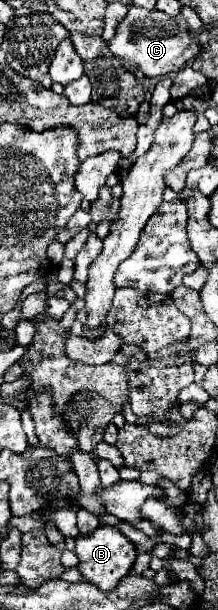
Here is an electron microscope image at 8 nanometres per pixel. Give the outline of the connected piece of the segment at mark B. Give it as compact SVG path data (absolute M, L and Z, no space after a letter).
M108 525L98 527L90 535L78 535L76 537L76 551L74 553L76 553L78 561L80 561L78 563L78 571L82 573L84 581L96 585L102 591L116 589L120 579L130 573L132 563L136 559L134 545L116 527L108 527Z

